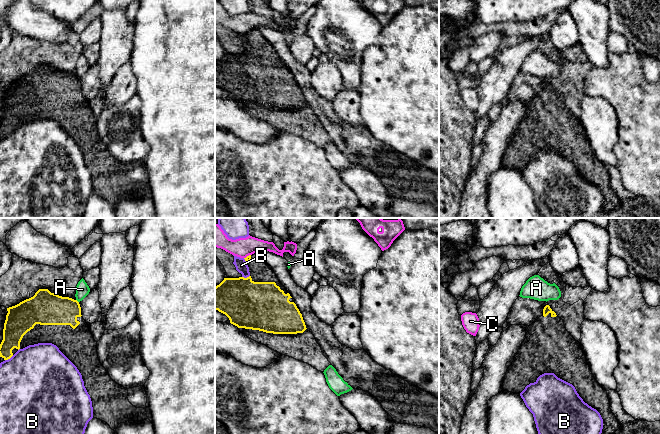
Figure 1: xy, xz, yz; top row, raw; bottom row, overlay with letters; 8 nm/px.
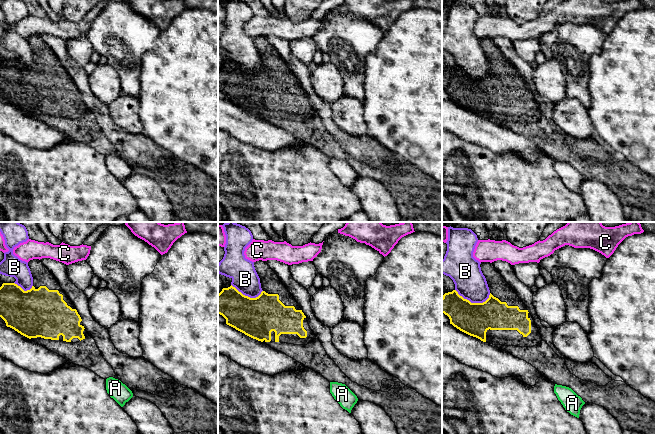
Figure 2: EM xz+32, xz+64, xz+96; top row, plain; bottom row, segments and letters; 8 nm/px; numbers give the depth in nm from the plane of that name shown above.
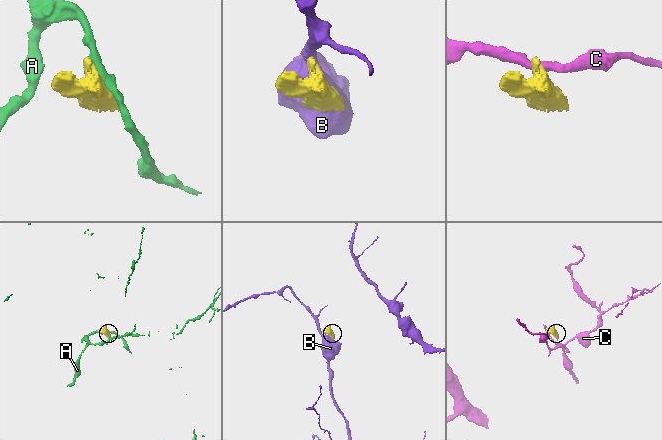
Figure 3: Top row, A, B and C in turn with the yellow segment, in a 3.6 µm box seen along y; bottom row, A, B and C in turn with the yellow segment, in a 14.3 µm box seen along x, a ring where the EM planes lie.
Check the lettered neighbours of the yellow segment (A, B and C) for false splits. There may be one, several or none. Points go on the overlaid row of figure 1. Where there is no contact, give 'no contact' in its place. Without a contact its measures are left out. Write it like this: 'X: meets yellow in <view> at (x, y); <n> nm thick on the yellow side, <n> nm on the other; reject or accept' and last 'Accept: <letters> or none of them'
A: meets yellow in xy at (77, 301); 260 nm thick on the yellow side, 110 nm on the other; reject
B: meets yellow in xy at (9, 358); 180 nm thick on the yellow side, 500 nm on the other; reject
C: meets yellow in xz at (247, 256); 50 nm thick on the yellow side, 160 nm on the other; reject
Accept: none of them

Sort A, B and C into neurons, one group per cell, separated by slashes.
A / B / C

